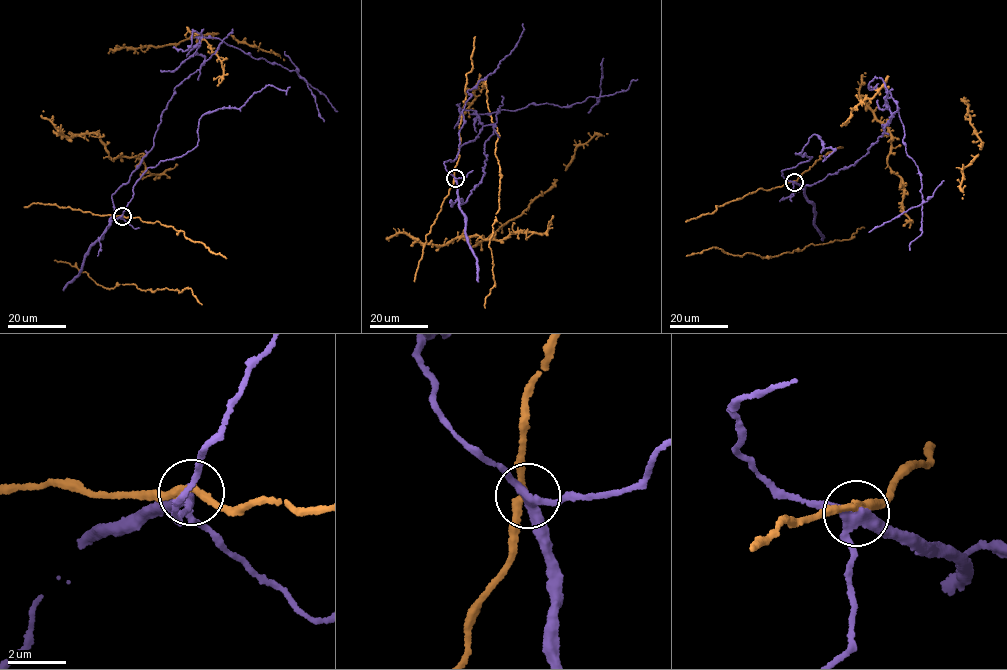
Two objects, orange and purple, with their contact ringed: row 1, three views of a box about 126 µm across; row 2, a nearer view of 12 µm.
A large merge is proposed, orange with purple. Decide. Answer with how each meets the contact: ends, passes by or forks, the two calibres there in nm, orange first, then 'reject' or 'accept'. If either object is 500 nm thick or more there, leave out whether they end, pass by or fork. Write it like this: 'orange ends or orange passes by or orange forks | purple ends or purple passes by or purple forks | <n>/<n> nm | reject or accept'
orange passes by | purple forks | 240/320 nm | reject

